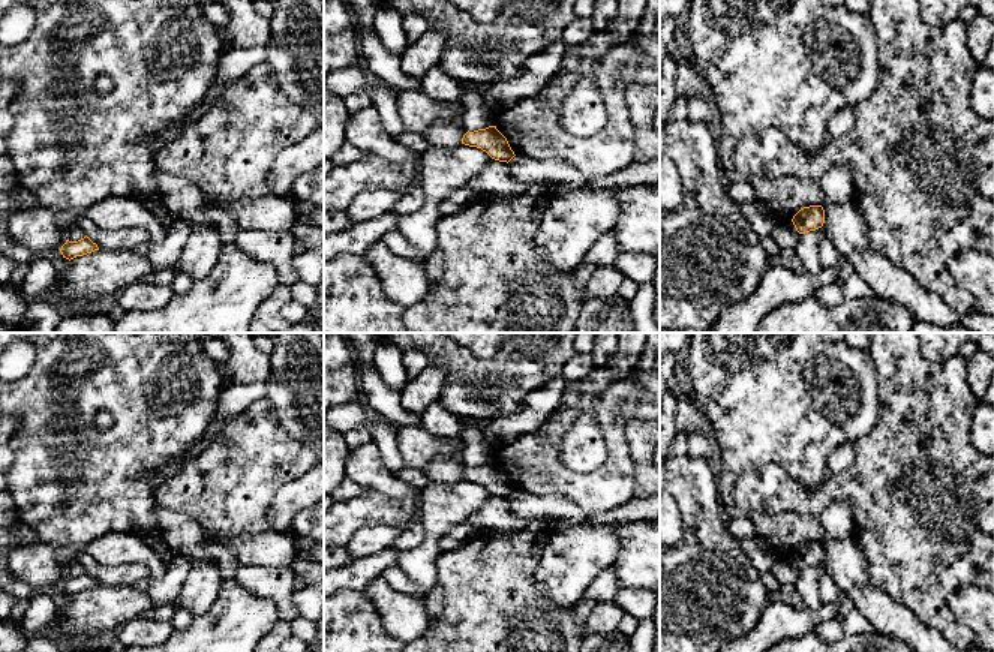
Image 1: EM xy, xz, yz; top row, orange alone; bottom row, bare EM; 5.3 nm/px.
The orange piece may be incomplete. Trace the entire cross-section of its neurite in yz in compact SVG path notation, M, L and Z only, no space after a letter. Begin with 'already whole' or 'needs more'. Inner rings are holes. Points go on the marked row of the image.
already whole; M822 205L804 207L793 216L792 222L799 234L816 231L825 223L825 210Z

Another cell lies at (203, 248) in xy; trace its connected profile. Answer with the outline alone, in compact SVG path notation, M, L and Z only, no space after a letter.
M193 225L178 265L193 282L199 280L213 270L220 250L222 241L216 229Z

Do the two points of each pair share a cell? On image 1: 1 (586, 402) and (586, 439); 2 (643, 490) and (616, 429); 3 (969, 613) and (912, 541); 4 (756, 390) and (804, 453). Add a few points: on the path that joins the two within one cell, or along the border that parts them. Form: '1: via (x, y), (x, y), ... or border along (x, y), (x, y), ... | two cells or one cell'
1: via (586, 411), (586, 430) | one cell
2: border along (624, 436), (633, 463), (633, 495) | two cells
3: border along (978, 585), (948, 601), (967, 627) | two cells
4: via (771, 405), (798, 432), (799, 438) | one cell

